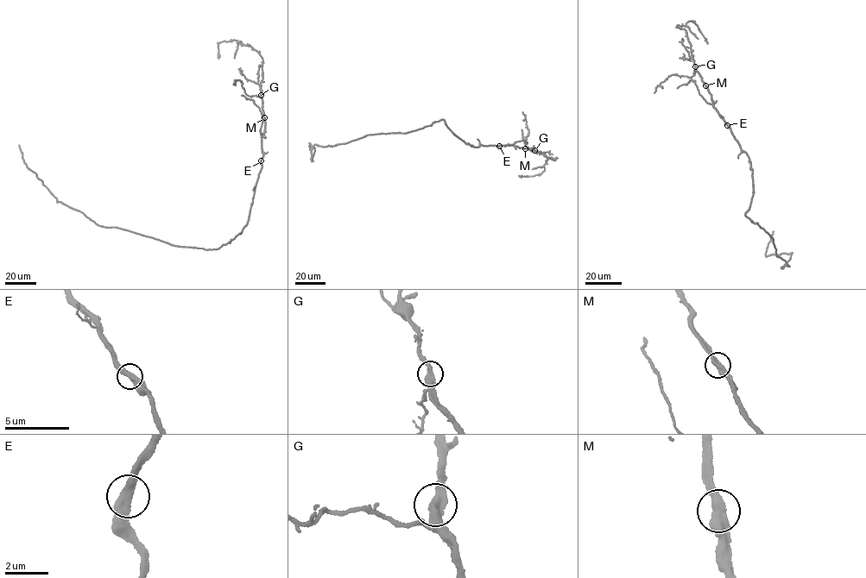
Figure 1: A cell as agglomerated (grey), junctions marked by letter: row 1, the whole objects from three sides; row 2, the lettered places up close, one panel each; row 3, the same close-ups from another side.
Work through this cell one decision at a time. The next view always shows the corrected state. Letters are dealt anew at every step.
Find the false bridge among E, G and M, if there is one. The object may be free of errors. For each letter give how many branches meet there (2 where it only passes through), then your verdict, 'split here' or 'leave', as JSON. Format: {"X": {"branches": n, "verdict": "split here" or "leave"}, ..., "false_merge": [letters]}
{"E": {"branches": 2, "verdict": "leave"}, "G": {"branches": 2, "verdict": "leave"}, "M": {"branches": 2, "verdict": "leave"}, "false_merge": []}

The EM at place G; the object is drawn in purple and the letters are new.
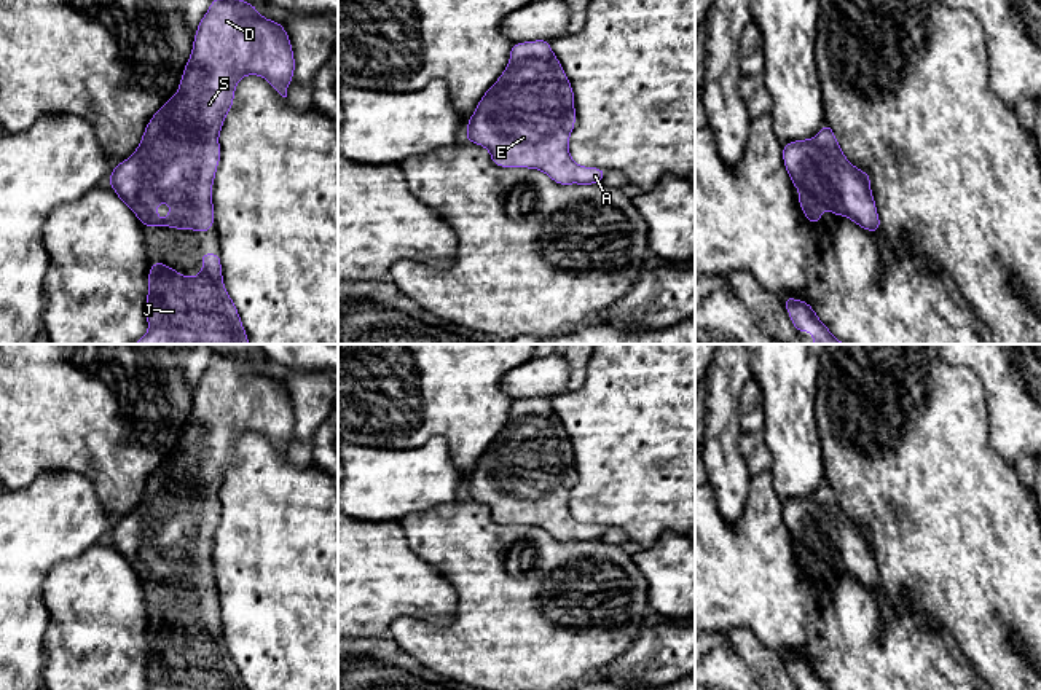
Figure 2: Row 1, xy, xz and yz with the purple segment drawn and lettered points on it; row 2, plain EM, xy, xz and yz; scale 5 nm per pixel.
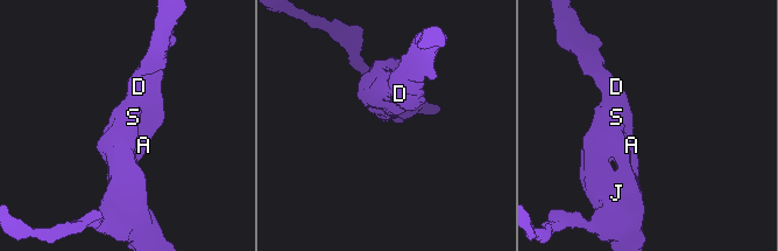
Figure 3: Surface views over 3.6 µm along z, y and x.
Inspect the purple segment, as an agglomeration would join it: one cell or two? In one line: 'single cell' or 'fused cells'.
single cell

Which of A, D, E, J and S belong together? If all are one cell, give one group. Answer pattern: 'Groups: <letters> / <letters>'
Groups: A D E J S

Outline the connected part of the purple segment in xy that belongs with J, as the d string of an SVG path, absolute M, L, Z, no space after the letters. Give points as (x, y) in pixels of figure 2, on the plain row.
M204 609L202 629L187 634L153 618L148 628L147 690L246 690L226 650L218 610Z

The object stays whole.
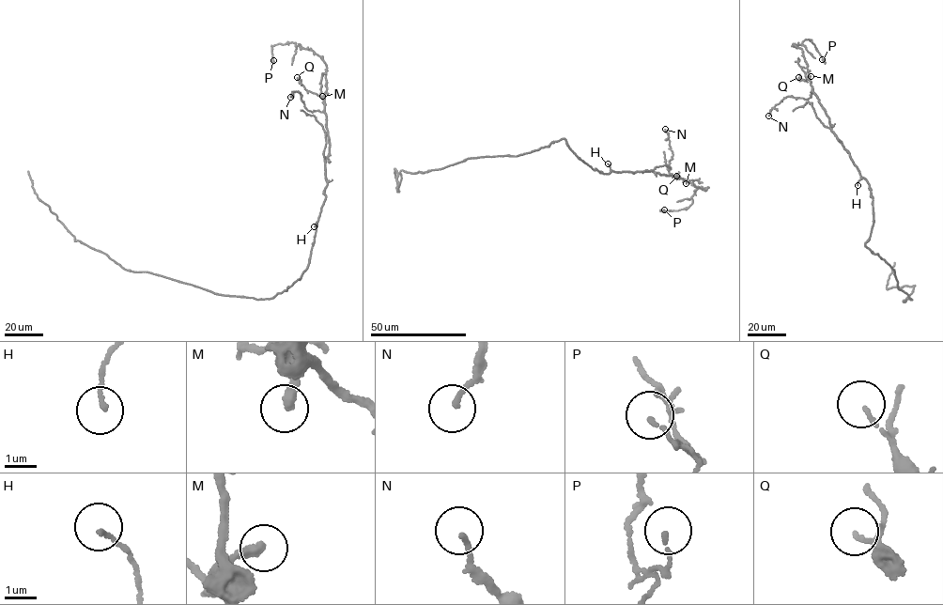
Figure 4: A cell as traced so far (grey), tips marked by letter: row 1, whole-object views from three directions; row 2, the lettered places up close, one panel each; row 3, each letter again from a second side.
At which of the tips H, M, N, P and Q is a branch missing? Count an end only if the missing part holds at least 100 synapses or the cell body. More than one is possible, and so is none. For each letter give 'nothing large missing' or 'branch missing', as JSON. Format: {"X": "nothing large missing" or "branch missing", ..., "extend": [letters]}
{"H": "nothing large missing", "M": "nothing large missing", "N": "nothing large missing", "P": "nothing large missing", "Q": "nothing large missing", "extend": []}

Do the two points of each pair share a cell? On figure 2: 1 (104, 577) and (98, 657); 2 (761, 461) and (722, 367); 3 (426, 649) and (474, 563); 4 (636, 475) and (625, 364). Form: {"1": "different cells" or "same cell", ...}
{"1": "same cell", "2": "different cells", "3": "same cell", "4": "same cell"}

